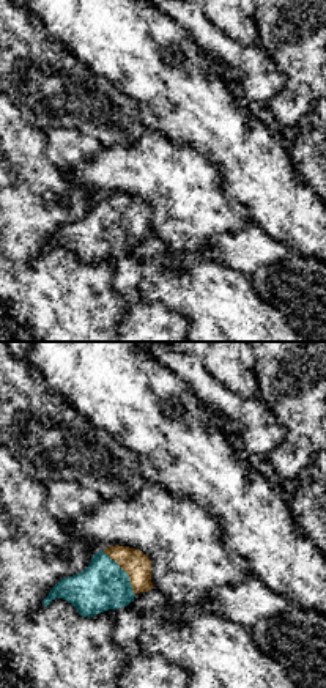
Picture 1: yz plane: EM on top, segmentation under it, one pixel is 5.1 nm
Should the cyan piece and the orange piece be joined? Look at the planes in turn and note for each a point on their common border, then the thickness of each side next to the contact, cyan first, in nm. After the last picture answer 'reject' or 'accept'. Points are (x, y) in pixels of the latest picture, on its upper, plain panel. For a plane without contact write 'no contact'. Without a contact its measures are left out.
meets cyan at (125, 219); 240 nm thick on the cyan side, 140 nm on the other

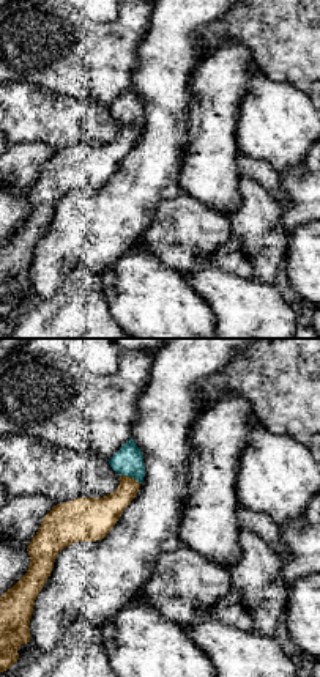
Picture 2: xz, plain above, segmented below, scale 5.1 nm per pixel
meets cyan at (130, 123); 150 nm thick on the cyan side, 180 nm on the other

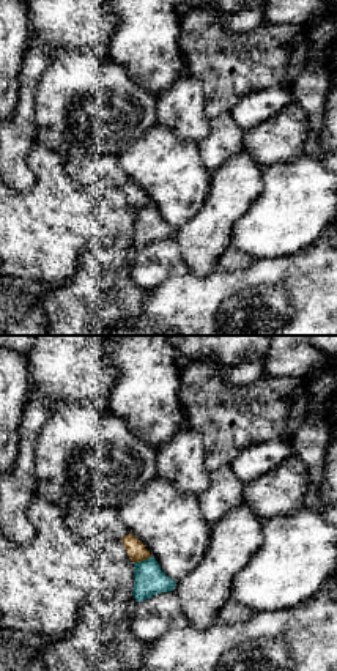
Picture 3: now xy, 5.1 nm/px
meets cyan at (142, 208); 160 nm thick on the cyan side, 100 nm on the other

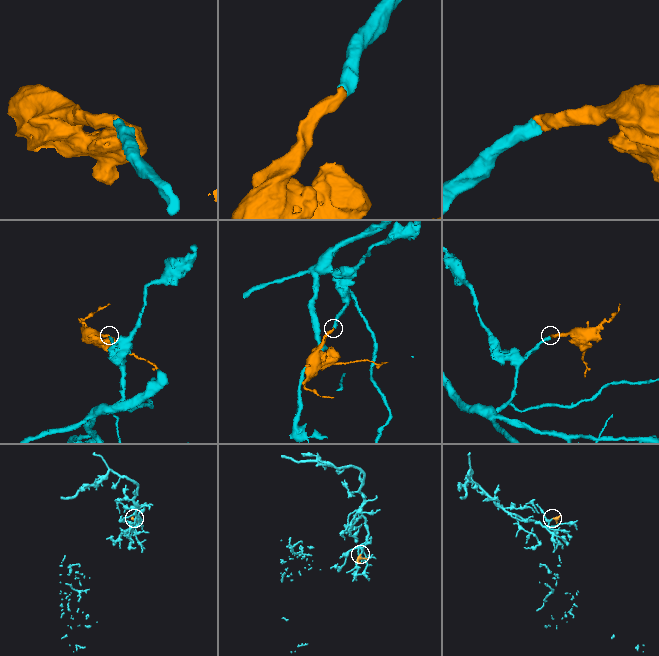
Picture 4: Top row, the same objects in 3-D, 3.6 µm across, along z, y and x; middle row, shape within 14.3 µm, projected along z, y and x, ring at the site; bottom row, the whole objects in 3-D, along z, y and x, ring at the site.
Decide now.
accept

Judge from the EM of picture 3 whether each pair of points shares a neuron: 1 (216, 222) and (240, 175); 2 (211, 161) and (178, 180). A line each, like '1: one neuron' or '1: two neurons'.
1: one neuron
2: two neurons

